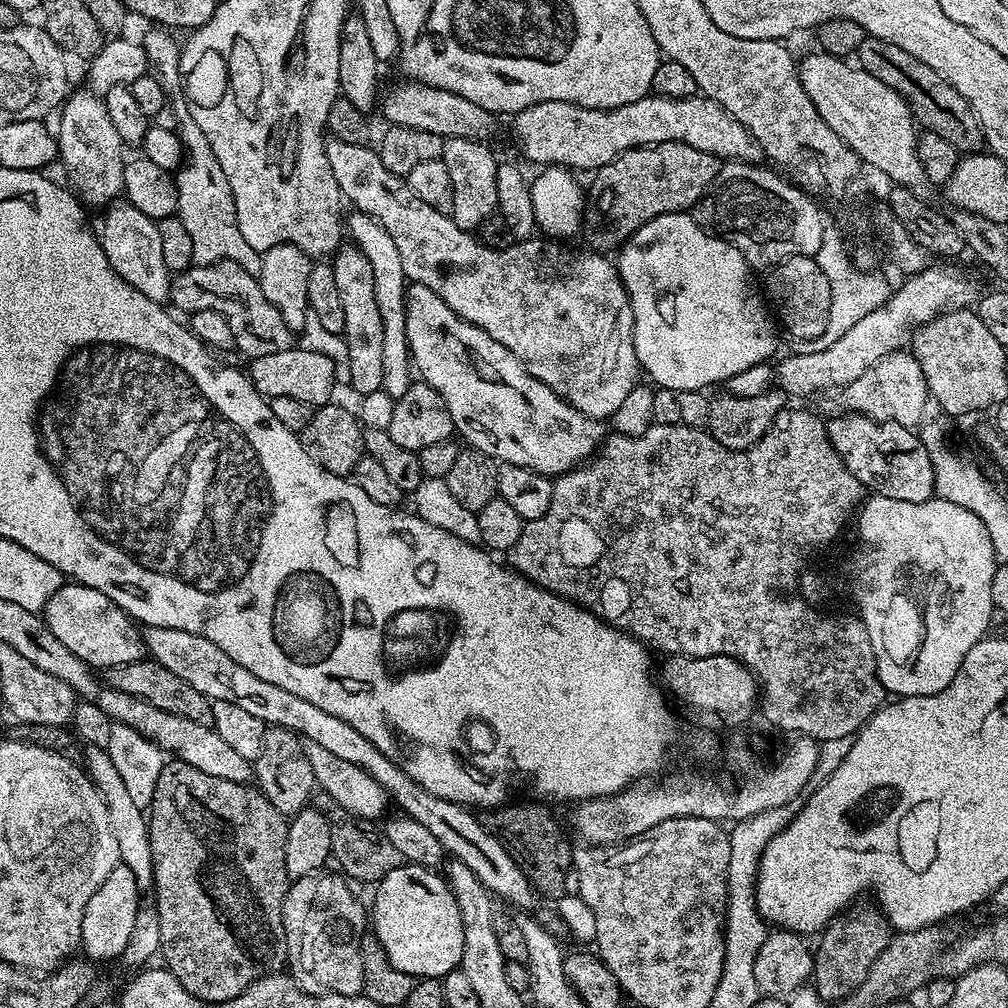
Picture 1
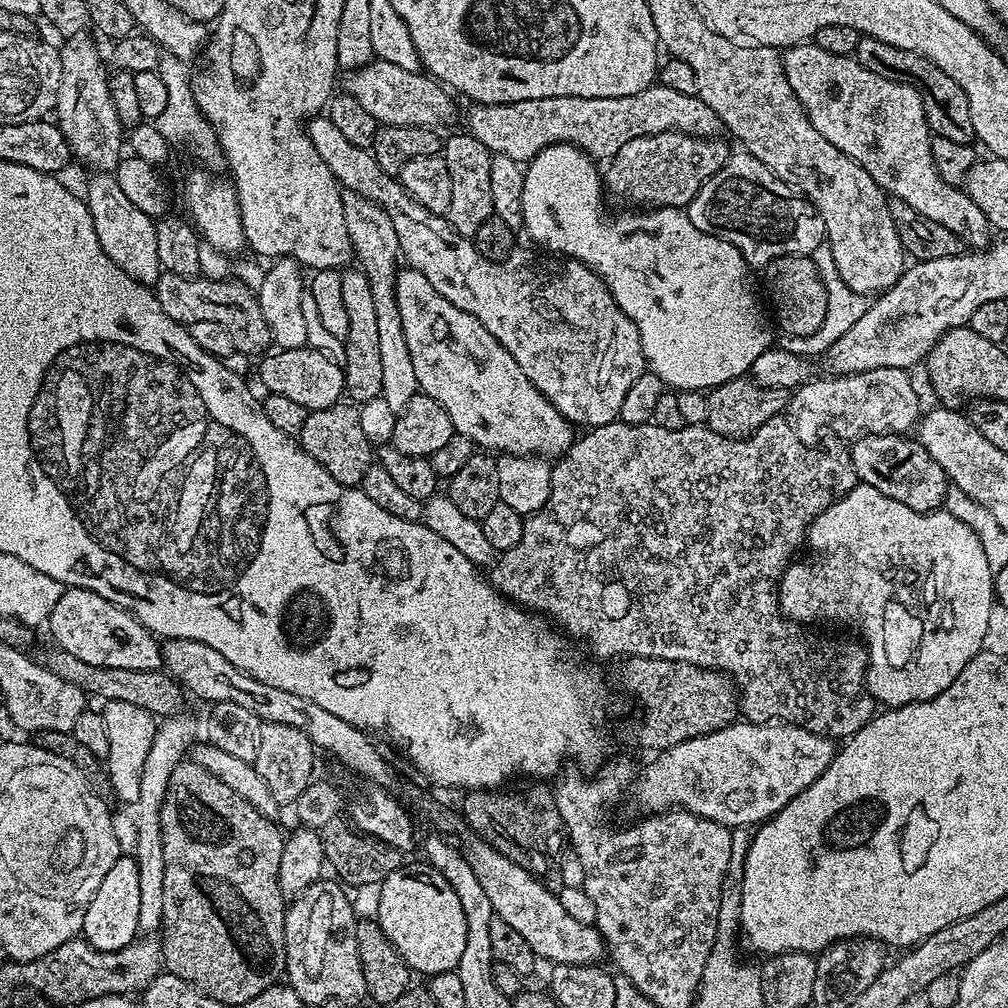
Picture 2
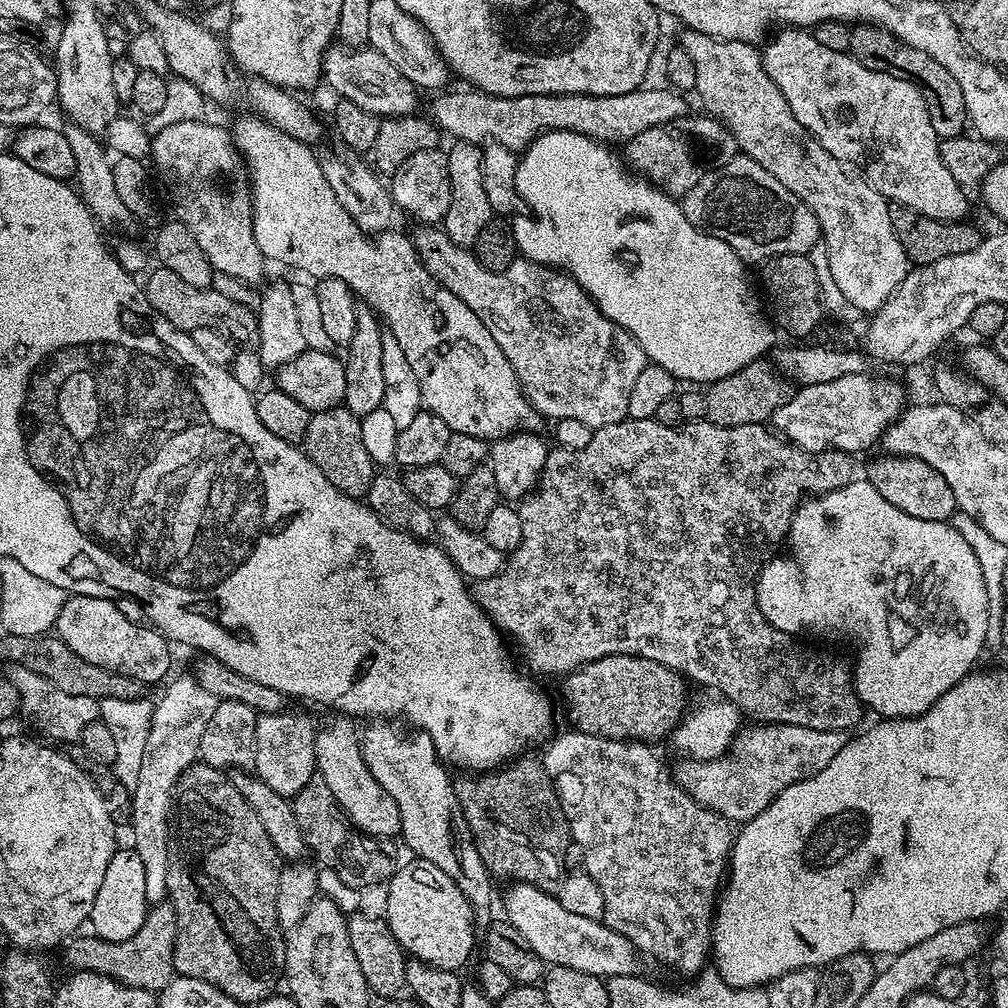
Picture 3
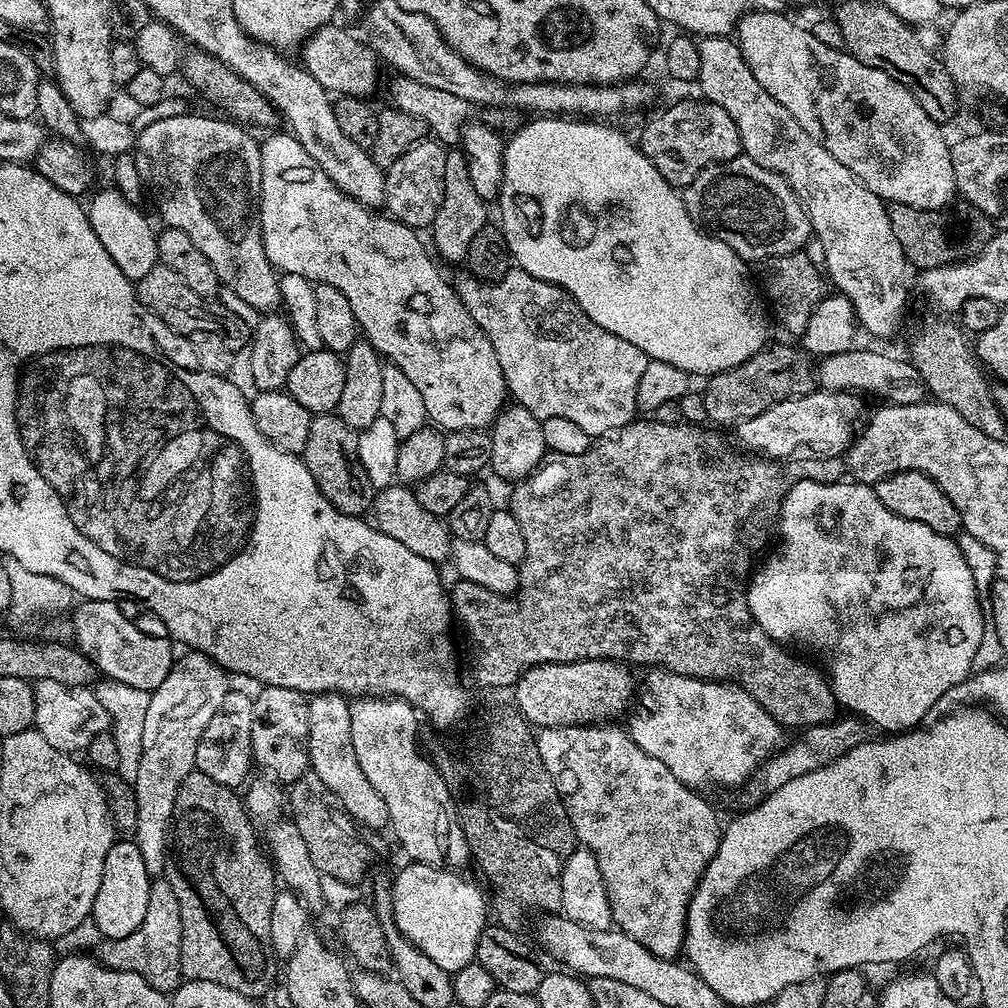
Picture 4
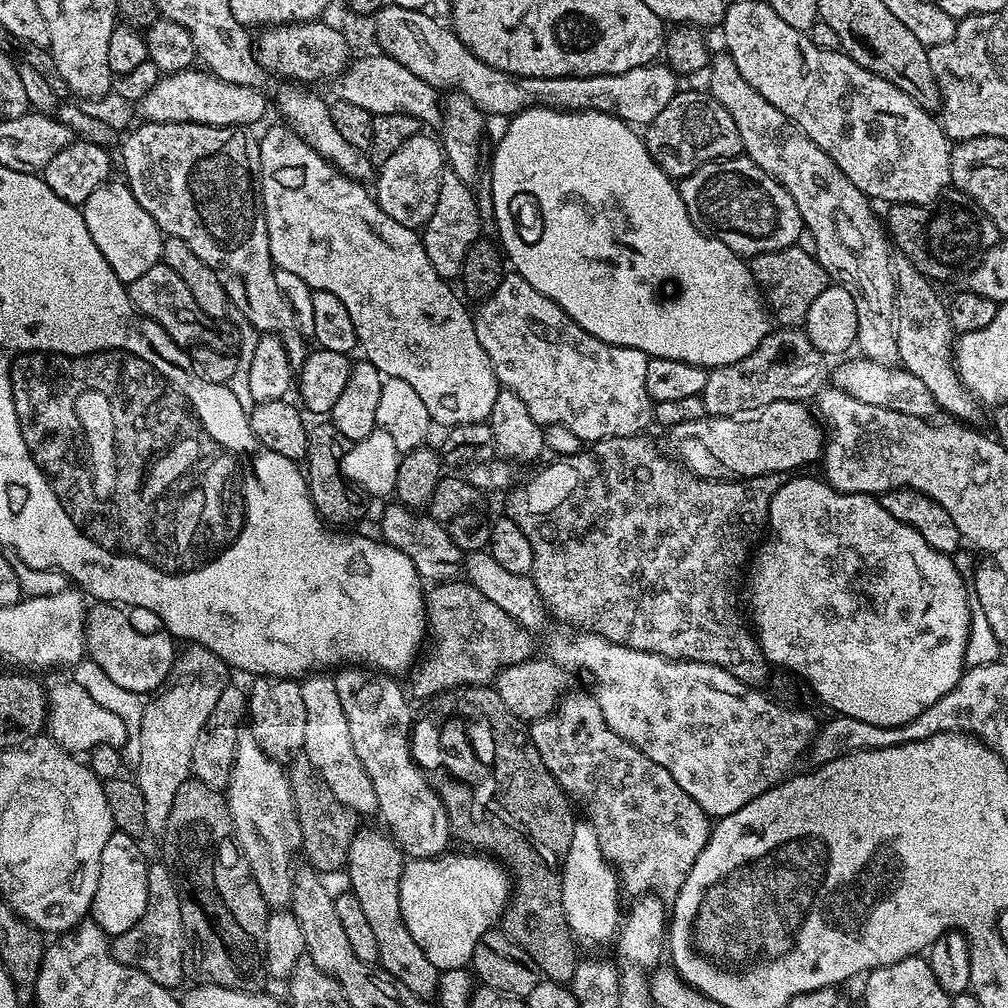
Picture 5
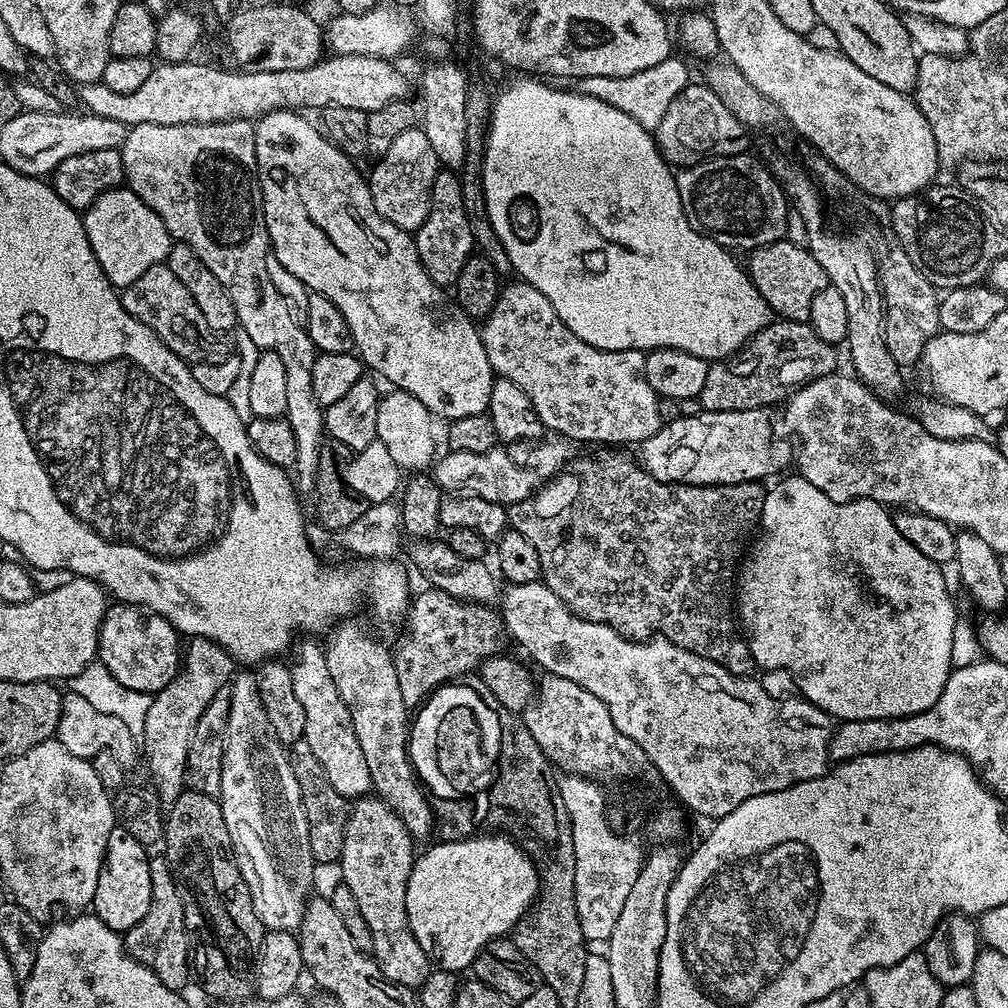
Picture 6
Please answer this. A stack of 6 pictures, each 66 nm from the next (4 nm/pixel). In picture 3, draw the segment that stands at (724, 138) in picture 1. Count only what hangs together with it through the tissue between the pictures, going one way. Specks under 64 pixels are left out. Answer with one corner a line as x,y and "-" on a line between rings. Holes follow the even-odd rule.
641,86
635,92
614,94
613,96
587,96
586,94
566,94
565,96
551,96
550,94
534,94
533,96
491,96
488,92
479,90
464,90
468,92
448,92
444,90
432,104
430,119
441,133
448,132
453,141
460,142
491,142
506,146
506,150
520,154
532,145
533,140
543,136
546,132
573,132
588,136
591,140
609,146
627,145
634,138
634,134
642,134
642,130
650,130
650,126
669,124
671,120
685,115
689,111
688,104
679,91
671,87
648,88

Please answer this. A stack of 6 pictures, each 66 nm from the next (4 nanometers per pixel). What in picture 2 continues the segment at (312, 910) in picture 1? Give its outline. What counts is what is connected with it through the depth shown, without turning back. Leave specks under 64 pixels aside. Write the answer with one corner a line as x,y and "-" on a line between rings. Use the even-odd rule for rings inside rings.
328,879
306,886
284,913
286,980
298,998
310,1006
331,1000
356,1000
366,993
366,978
362,978
362,962
358,958
358,915
343,892
345,889
335,879

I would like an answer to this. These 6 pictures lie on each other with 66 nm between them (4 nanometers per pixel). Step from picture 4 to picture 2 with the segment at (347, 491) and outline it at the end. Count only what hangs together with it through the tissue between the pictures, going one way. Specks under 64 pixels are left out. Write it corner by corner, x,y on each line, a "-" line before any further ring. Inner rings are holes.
341,402
326,410
309,412
302,426
298,443
313,456
340,484
351,488
363,485
366,470
374,463
374,445
362,430
360,409
355,403

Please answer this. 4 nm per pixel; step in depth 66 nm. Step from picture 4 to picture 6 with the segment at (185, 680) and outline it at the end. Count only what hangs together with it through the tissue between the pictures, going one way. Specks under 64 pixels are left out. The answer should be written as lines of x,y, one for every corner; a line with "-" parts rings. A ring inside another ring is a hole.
194,636
183,649
180,671
167,686
152,696
150,711
146,714
146,730
142,737
142,756
148,759
148,768
156,779
154,789
162,805
172,805
181,792
185,791
184,771
194,726
198,718
202,718
202,710
206,710
214,694
218,694
218,690
225,687
233,676
232,655
218,646
218,642

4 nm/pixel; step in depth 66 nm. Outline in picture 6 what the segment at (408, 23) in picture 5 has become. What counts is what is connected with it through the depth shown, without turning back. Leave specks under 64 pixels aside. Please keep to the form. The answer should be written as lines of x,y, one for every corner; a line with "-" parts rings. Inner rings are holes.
670,54
658,66
649,66
647,70
638,70
638,74
629,76
582,76
575,81
575,91
583,96
598,98
598,102
606,102
606,106
614,106
614,110
622,110
622,114
630,114
638,126
654,130
670,110
670,102
678,98
690,83
688,68
676,57

